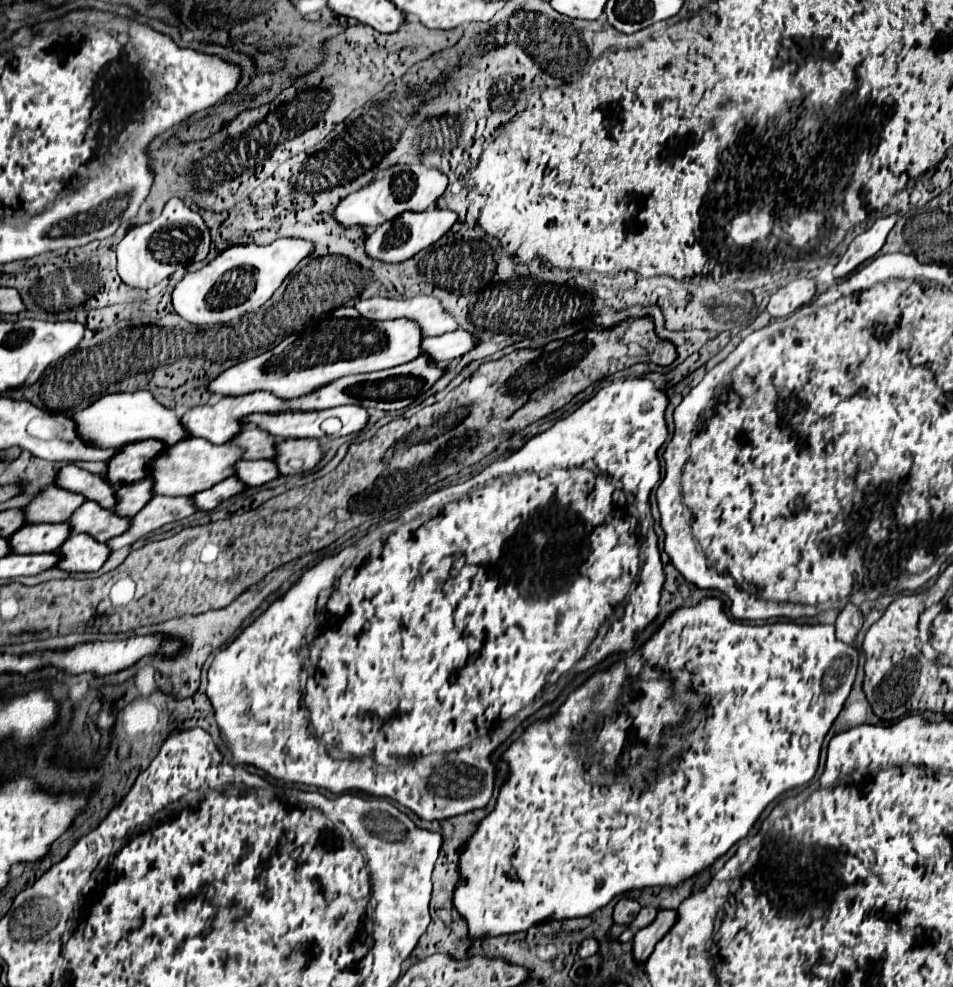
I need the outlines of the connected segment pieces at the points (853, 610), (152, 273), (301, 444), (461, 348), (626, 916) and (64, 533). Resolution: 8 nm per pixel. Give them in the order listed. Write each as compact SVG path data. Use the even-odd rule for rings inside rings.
M846 605L836 619L836 637L850 645L850 643L854 643L860 627L862 627L860 609L856 605Z
M170 199L170 205L164 207L158 219L152 219L150 223L132 227L126 237L118 243L118 275L120 279L138 289L150 289L158 285L162 279L172 275L176 267L184 261L202 261L208 255L210 249L210 233L206 223L202 221L200 213L188 209L180 199ZM182 219L194 219L194 223L184 223Z
M282 439L278 441L278 457L274 459L280 467L282 475L296 475L314 469L322 457L324 449L318 439Z
M456 329L450 331L446 335L438 335L438 337L428 337L426 345L422 345L422 349L426 349L426 355L434 357L434 361L438 361L440 365L458 359L462 355L466 355L468 351L472 351L478 345L478 337L464 331L464 329Z
M624 897L614 907L614 921L618 925L630 925L634 921L634 917L638 915L638 911L640 911L640 903L634 901L634 899Z
M36 523L24 525L10 537L16 553L52 553L58 551L70 535L70 523Z

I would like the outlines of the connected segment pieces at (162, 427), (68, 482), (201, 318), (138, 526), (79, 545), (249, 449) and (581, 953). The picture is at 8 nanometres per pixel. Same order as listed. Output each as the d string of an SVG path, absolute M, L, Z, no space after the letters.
M148 391L114 393L100 397L96 403L76 413L74 421L78 421L78 429L82 429L82 437L90 437L90 441L98 441L98 445L106 445L106 447L124 447L128 443L146 441L146 439L158 439L170 447L190 437L180 417L172 409L160 405Z
M66 465L58 473L58 485L76 493L82 493L86 499L100 503L106 509L114 509L116 491L106 477L92 475L76 465Z
M280 237L270 245L234 245L222 251L200 271L188 273L172 291L174 311L190 323L214 325L242 317L264 305L294 267L314 253L314 243L306 239Z
M154 495L154 501L150 501L150 505L146 505L146 509L142 509L142 513L138 513L138 517L132 517L134 525L130 525L130 529L126 533L122 533L122 537L110 539L108 545L112 551L116 551L124 545L132 545L134 541L158 531L160 527L164 527L172 521L180 521L184 517L190 517L198 511L200 509L196 507L194 497Z
M74 533L74 537L70 537L70 541L66 541L66 545L58 553L66 553L66 557L62 557L62 565L58 565L60 569L70 573L74 571L88 573L98 571L106 563L110 549L106 543L100 543L86 533L80 535Z
M246 425L246 429L242 429L238 437L234 437L234 443L246 449L246 459L274 459L276 441L278 437L270 435L258 425Z
M584 939L580 949L578 949L578 957L586 959L586 957L592 957L596 951L598 951L598 941L596 939Z

